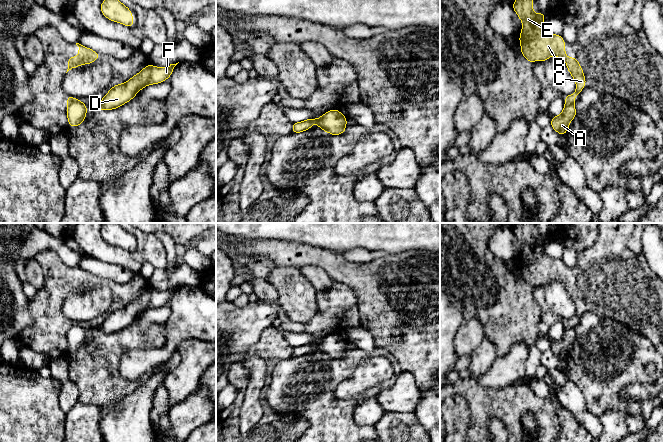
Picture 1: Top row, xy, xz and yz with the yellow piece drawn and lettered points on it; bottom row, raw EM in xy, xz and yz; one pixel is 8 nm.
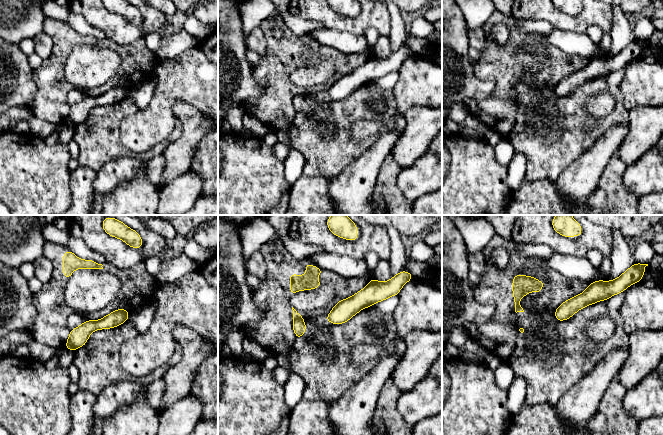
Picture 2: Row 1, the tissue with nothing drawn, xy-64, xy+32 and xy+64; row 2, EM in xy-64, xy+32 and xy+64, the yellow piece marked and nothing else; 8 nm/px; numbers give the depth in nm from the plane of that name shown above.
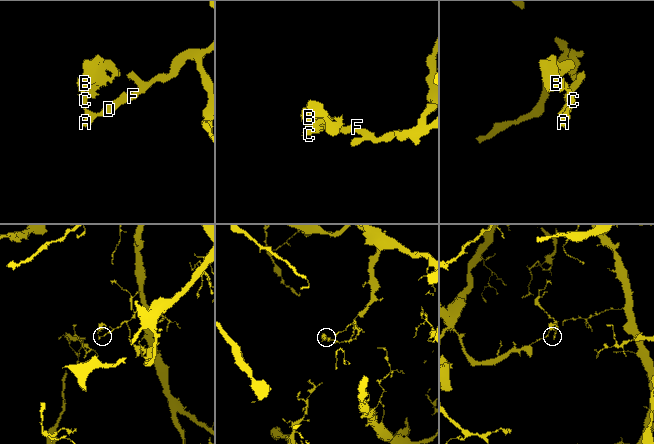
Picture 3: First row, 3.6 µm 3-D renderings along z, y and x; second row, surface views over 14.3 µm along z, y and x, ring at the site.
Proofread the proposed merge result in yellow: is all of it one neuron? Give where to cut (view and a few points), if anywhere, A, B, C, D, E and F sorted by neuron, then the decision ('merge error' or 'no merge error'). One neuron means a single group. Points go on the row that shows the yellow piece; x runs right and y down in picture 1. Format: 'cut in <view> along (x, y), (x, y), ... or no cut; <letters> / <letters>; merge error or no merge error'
cut in yz along (573, 103), (565, 105); A D F / B C E; merge error

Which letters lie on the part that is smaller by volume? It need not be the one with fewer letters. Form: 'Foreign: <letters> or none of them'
Foreign: B, C, E

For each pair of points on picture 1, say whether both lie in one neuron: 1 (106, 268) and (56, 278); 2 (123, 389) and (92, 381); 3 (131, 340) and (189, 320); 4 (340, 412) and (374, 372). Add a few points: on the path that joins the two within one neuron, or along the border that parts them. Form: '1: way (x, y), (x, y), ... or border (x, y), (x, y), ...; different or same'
1: border (78, 266), (99, 277); different
2: way (115, 387), (100, 382); same
3: border (162, 327), (165, 335); different
4: border (372, 386), (348, 399), (333, 393); different

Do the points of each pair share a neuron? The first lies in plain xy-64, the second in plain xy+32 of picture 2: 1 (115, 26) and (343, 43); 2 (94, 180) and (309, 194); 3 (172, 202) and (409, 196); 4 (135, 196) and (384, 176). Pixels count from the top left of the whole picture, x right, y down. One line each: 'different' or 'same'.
1: different
2: same
3: same
4: different

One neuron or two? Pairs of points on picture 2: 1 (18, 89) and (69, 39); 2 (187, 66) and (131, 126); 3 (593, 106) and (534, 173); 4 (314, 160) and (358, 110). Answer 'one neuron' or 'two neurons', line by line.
1: two neurons
2: one neuron
3: two neurons
4: one neuron

